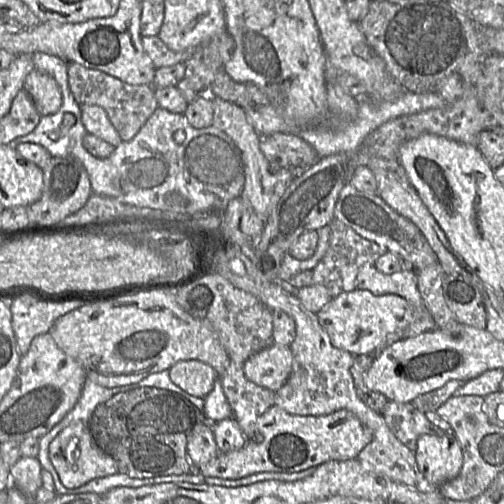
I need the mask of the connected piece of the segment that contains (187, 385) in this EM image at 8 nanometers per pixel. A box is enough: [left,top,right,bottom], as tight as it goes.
[169,360,219,399]

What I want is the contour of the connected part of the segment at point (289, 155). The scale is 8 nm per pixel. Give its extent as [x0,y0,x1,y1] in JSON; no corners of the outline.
[260,133,321,172]

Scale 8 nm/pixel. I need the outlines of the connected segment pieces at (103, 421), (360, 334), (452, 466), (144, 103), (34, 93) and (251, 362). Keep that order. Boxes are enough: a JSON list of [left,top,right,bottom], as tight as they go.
[[88,387,210,479],[316,289,412,356],[415,434,463,489],[67,62,159,141],[23,68,62,116],[243,343,291,392]]

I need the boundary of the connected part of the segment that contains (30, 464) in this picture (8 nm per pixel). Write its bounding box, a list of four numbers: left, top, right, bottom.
[9,456,42,497]

